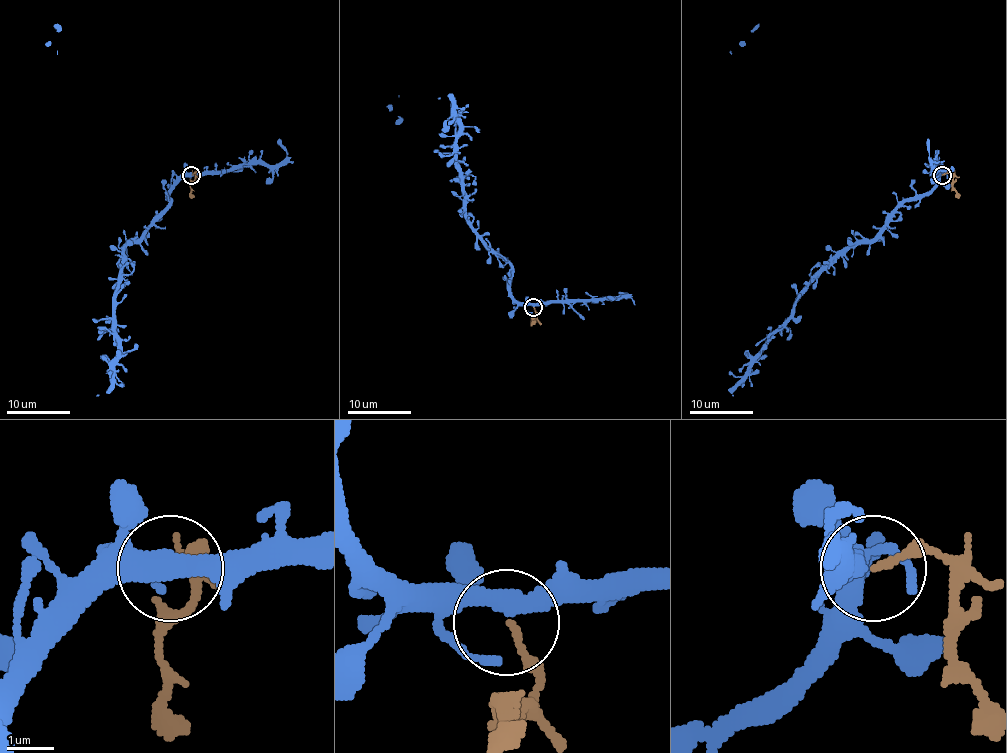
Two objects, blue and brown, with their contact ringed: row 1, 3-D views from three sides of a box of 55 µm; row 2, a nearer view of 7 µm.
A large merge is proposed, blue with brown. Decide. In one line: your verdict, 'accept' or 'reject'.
reject

